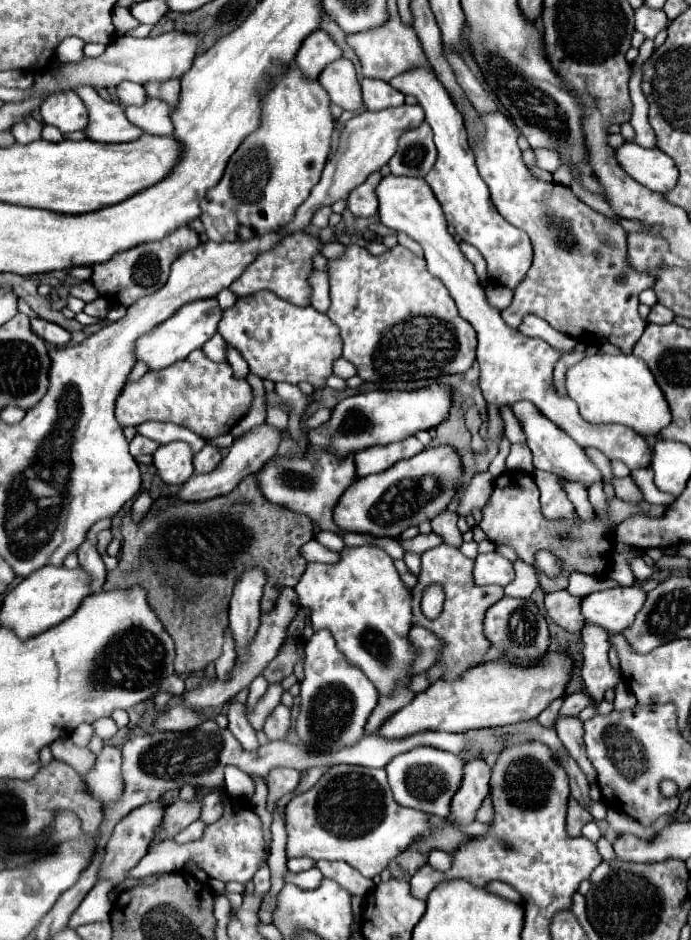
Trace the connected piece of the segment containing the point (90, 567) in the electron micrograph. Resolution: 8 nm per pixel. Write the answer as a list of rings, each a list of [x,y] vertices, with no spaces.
[[[101,519],[97,521],[89,531],[87,531],[87,537],[85,541],[79,545],[77,549],[77,555],[79,555],[79,565],[93,577],[93,583],[91,583],[91,589],[93,593],[99,593],[103,583],[105,583],[105,577],[107,577],[107,569],[105,569],[105,563],[101,559],[101,555],[97,553],[97,533],[103,531],[103,529],[109,529],[111,527],[111,519]]]

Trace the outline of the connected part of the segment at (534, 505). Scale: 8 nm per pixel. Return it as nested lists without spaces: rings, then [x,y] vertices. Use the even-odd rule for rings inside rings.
[[[505,471],[503,475],[499,475],[495,479],[495,489],[493,495],[489,499],[489,503],[483,507],[483,519],[479,523],[479,527],[485,531],[487,539],[497,543],[497,545],[509,545],[517,551],[517,555],[529,563],[535,573],[537,573],[537,581],[541,585],[541,589],[545,593],[551,591],[561,591],[567,587],[569,575],[571,573],[585,573],[585,575],[601,575],[609,569],[611,563],[611,551],[613,551],[613,531],[615,527],[625,521],[629,515],[635,513],[643,513],[643,515],[661,515],[661,507],[653,509],[653,505],[649,505],[647,501],[633,505],[633,503],[625,503],[617,497],[607,501],[607,515],[609,515],[609,525],[601,519],[595,517],[591,521],[583,521],[581,525],[575,521],[567,521],[567,519],[545,519],[541,509],[539,509],[539,489],[533,481],[531,473],[525,471]],[[537,551],[549,551],[553,553],[559,561],[561,561],[561,573],[557,577],[549,577],[545,573],[541,573],[535,567],[535,553]]]

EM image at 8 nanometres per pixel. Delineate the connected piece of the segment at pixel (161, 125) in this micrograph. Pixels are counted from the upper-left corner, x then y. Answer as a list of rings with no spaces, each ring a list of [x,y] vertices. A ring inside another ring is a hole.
[[[151,97],[141,107],[131,105],[125,109],[127,119],[135,127],[139,127],[141,131],[151,133],[151,135],[171,135],[173,133],[173,123],[171,123],[169,113],[171,111],[169,111],[167,103],[163,103],[159,99],[151,99]]]

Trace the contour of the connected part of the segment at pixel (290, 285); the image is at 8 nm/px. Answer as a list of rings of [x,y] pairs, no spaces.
[[[303,231],[285,235],[275,247],[261,253],[245,271],[243,275],[231,283],[231,291],[237,297],[247,297],[257,291],[269,289],[277,297],[295,303],[295,305],[309,305],[309,271],[313,271],[313,257],[321,253],[325,241],[313,235],[307,235]]]

